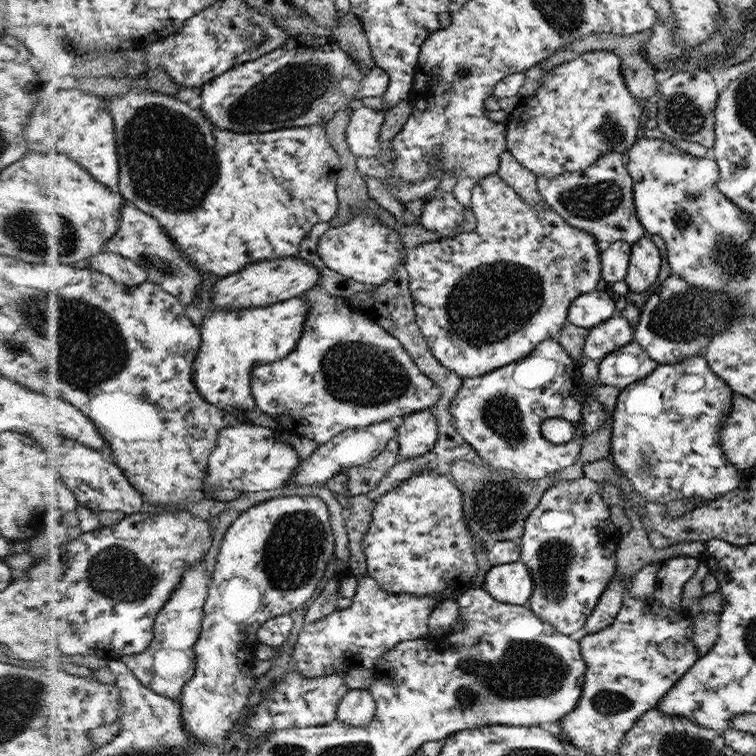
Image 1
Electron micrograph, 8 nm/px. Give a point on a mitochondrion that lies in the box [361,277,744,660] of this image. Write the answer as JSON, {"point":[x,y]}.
{"point":[683,317]}

